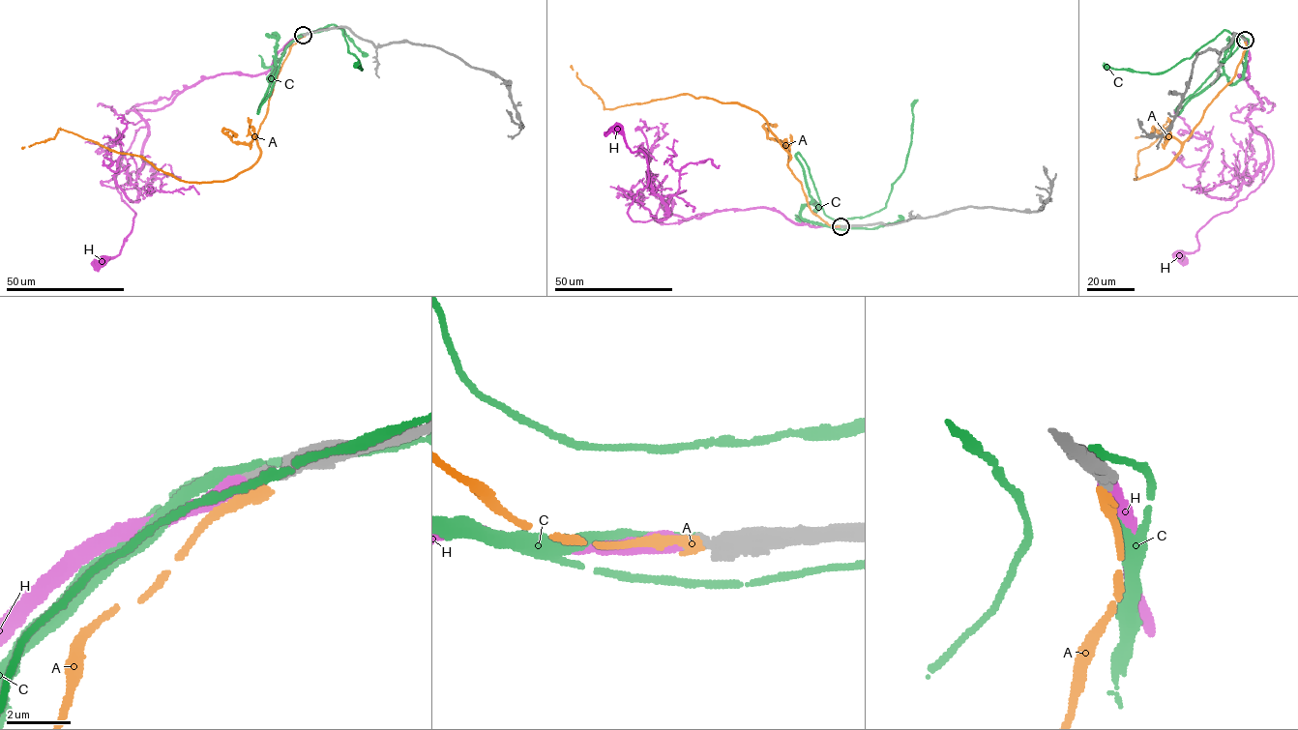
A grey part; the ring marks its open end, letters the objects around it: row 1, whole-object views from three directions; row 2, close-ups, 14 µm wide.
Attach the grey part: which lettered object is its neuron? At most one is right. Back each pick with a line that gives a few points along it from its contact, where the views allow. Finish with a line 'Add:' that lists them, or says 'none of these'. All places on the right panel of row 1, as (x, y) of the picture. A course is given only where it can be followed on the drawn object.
H: it runs (1245, 40), (1239, 75), (1264, 109), (1247, 120), (1272, 168), (1178, 253)
Add: H

